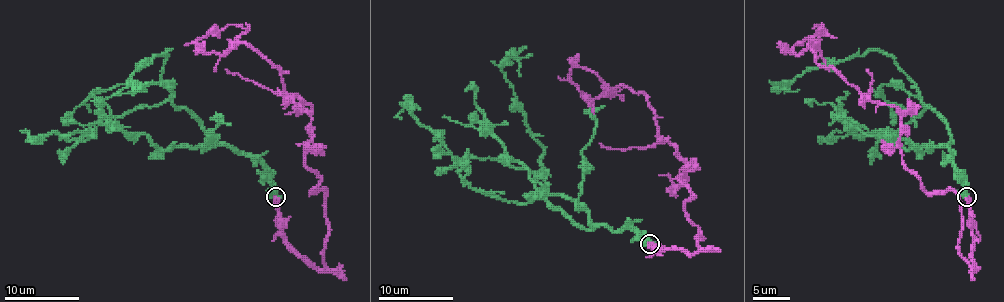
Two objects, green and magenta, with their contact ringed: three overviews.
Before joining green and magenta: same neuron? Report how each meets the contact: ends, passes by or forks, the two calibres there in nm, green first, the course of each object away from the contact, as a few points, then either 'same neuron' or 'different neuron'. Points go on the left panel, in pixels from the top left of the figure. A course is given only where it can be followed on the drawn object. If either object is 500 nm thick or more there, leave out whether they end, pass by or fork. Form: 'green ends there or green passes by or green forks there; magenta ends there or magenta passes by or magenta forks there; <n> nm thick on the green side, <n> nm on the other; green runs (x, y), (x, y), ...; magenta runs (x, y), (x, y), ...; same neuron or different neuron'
400 nm thick on the green side, 600 nm on the other; green runs (275, 196), (272, 177), (259, 162), (219, 145), (173, 103), (162, 78), (169, 50), (128, 78), (147, 90); magenta runs (275, 198), (281, 237), (322, 270), (311, 104), (244, 43), (195, 43), (247, 28); same neuron

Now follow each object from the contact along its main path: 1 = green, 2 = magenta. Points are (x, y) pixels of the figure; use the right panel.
1: (967, 196), (965, 177), (952, 162), (948, 125), (890, 56), (870, 50), (808, 67), (782, 84), (799, 90)
2: (967, 198), (976, 270), (959, 198), (903, 164), (902, 114), (810, 43), (790, 52), (812, 28)

